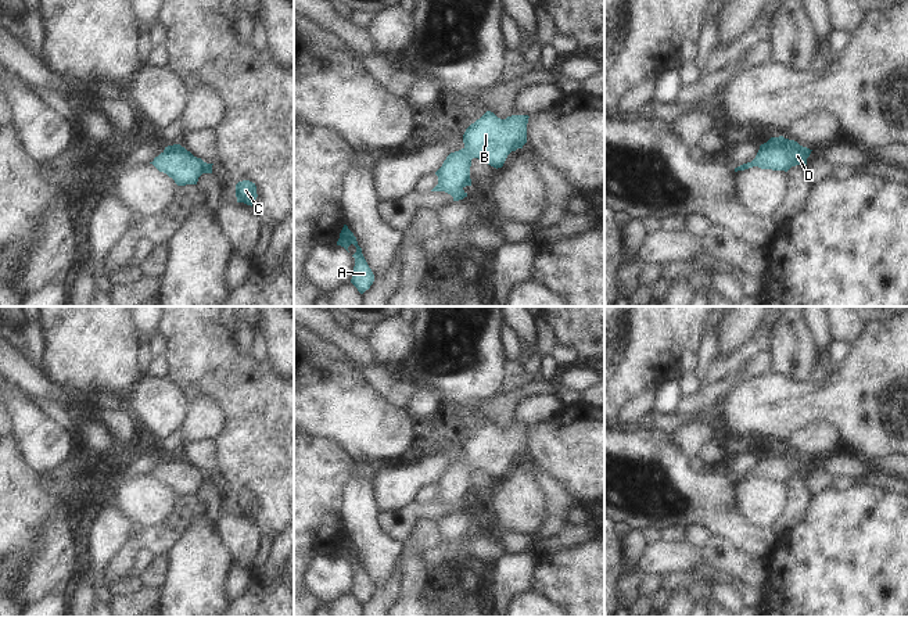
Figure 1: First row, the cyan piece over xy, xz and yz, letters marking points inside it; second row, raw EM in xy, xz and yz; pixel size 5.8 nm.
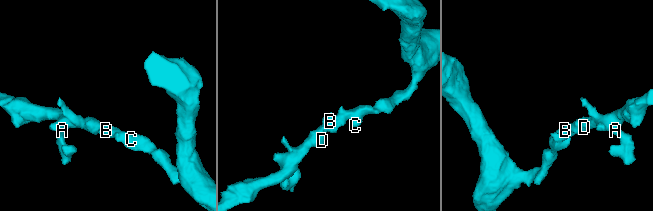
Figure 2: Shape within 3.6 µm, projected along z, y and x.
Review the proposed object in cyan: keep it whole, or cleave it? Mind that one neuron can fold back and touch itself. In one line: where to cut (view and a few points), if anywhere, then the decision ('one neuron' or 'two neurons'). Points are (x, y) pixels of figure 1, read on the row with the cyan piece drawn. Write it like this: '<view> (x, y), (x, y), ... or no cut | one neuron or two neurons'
no cut | one neuron

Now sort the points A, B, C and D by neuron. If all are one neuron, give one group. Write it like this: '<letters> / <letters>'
A B C D

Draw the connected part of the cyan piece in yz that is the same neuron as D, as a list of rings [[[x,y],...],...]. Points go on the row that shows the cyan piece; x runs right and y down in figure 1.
[[[783,136],[771,137],[767,143],[760,146],[758,153],[751,162],[735,168],[735,172],[753,166],[787,172],[796,165],[805,166],[811,151],[812,150],[800,146],[794,140],[785,139]]]

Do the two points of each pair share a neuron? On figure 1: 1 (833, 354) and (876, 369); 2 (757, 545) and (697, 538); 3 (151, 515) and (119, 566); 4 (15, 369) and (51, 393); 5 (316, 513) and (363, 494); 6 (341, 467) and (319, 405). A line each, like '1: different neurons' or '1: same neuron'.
1: different neurons
2: different neurons
3: different neurons
4: same neuron
5: different neurons
6: different neurons

